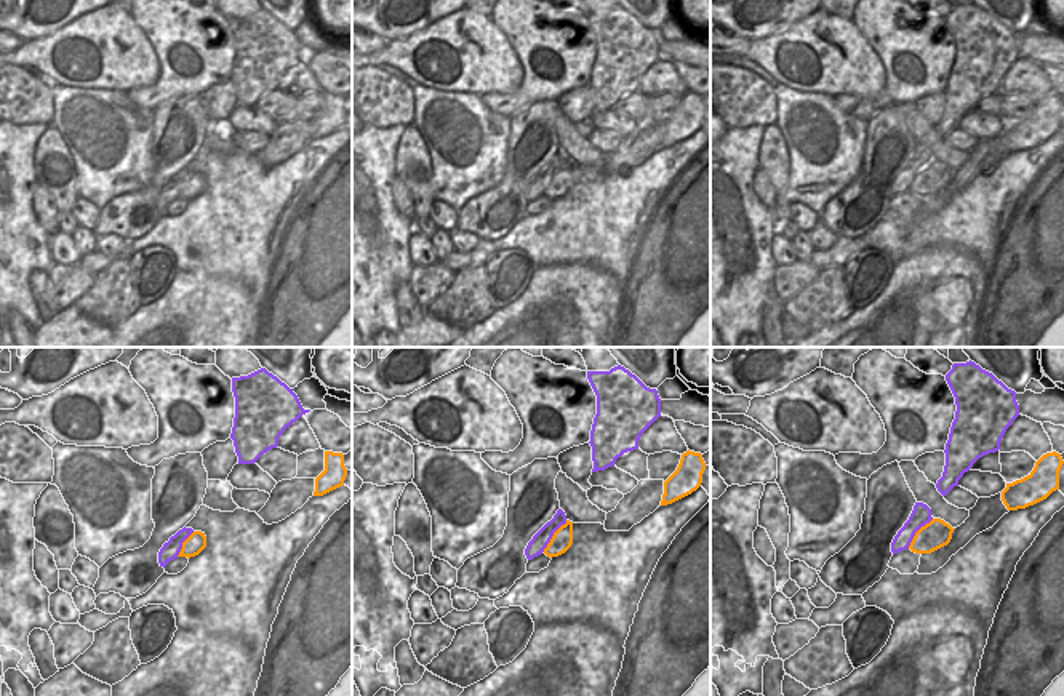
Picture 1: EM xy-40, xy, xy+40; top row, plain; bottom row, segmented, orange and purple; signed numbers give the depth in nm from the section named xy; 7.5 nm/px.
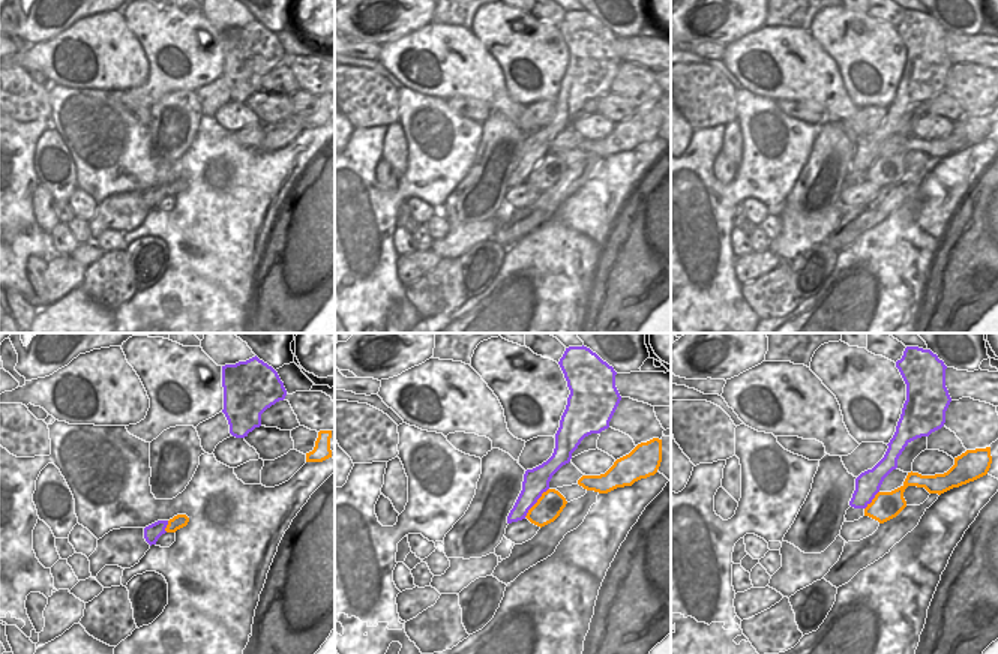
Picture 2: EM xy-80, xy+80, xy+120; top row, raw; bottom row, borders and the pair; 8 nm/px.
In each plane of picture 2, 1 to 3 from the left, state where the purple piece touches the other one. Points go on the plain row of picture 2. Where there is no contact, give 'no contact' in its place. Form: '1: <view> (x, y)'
1: xy-80 (167, 191)
2: xy+80 (536, 167)
3: xy+120 (872, 164)

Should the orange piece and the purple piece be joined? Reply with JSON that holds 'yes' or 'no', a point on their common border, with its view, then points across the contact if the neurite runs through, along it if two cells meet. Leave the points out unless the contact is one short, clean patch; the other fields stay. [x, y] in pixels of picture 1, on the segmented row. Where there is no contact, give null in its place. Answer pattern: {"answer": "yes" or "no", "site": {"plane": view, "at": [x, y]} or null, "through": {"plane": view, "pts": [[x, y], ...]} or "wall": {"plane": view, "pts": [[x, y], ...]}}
{"answer": "yes", "site": {"plane": "xy", "at": [552, 536]}}

